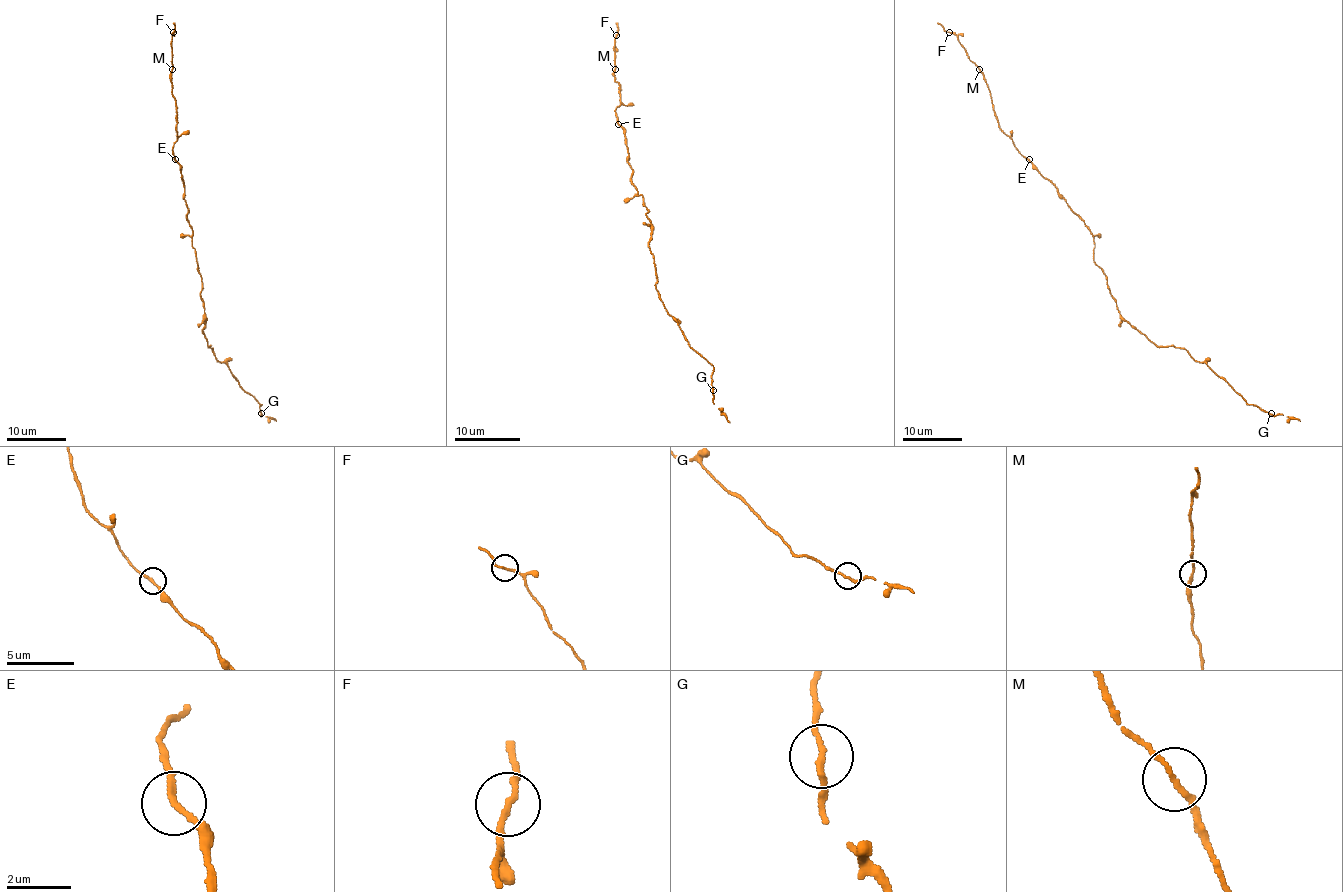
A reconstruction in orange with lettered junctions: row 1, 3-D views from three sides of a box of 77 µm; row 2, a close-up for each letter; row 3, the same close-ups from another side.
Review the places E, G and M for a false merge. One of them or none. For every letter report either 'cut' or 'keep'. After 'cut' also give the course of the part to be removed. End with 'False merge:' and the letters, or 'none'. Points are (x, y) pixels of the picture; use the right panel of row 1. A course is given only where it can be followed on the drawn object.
E: keep
G: keep
M: cut | (980, 69), (969, 58), (959, 39), (937, 23)
False merge: M

